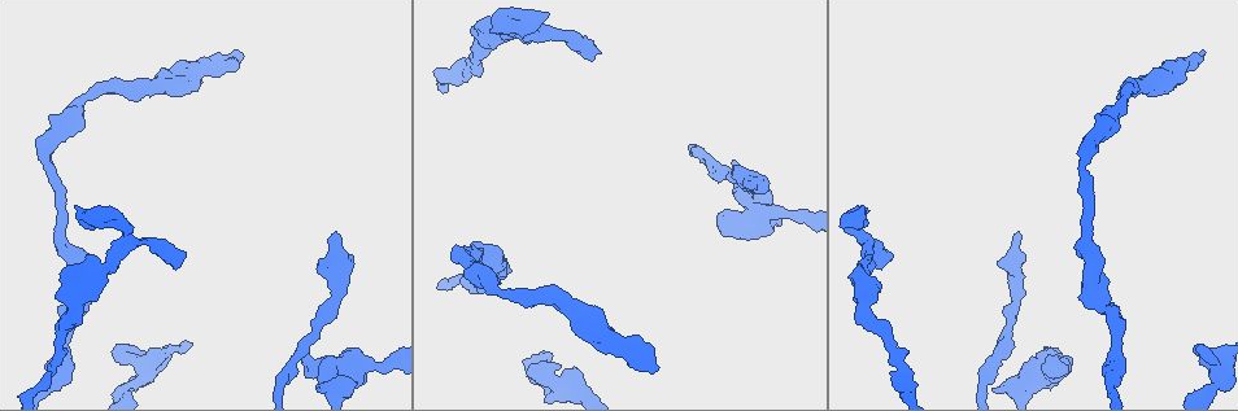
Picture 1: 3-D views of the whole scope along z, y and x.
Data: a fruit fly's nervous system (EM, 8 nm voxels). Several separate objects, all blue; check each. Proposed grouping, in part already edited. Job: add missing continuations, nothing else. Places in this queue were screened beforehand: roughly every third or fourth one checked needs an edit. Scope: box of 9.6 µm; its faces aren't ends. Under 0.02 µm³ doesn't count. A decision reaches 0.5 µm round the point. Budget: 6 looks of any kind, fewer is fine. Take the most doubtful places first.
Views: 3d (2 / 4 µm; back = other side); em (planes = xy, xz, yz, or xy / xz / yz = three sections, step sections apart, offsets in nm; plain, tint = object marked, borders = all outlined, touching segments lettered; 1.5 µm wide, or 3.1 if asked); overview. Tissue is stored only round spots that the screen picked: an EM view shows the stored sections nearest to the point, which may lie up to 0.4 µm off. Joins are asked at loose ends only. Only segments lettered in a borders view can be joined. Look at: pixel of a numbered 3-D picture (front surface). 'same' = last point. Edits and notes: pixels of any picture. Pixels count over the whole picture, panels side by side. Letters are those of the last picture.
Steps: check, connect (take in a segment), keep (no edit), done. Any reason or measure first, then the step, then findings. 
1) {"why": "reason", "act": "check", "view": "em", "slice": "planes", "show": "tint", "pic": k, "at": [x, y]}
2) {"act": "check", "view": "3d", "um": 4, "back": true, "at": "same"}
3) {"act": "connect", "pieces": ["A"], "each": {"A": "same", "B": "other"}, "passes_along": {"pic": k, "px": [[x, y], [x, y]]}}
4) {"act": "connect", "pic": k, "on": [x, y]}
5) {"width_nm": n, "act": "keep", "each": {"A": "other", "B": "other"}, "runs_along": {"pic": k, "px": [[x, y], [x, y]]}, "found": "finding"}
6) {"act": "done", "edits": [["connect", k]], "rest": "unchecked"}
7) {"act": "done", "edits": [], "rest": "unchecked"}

{"why": "branch stops here", "act": "check", "view": "em", "slice": "xy", "step": 4, "show": "borders", "pic": 1, "at": [747, 186]}

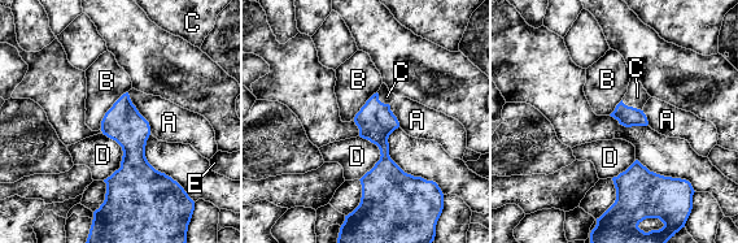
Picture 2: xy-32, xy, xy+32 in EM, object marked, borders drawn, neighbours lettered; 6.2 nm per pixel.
{"longest_contact_nm": ["D", 300], "act": "connect", "pieces": ["C"], "each": {"A": "other", "B": "other", "C": "same", "D": "other", "E": "other"}, "found": "the neuron continues"}

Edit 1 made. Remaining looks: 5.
{"act": "check", "view": "overview"}

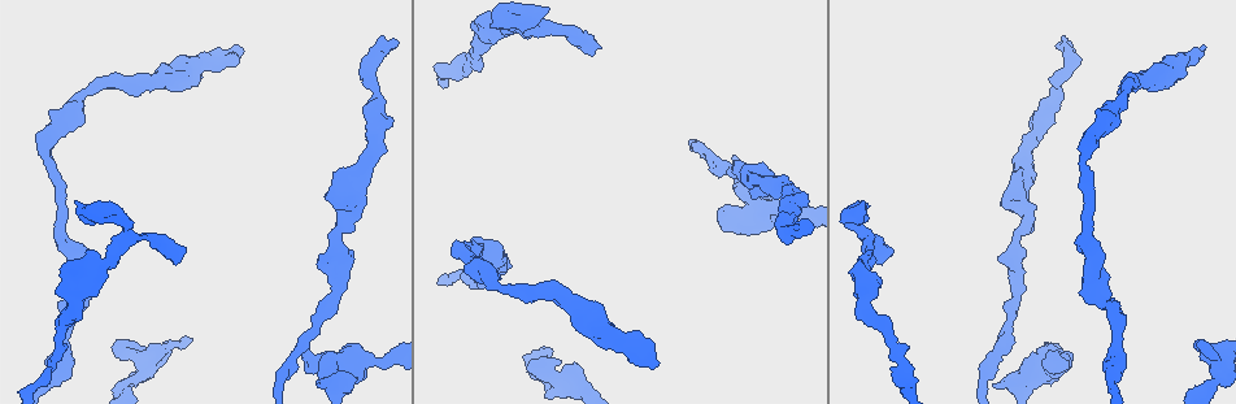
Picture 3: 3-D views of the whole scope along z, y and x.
{"why": "stops while still wide", "act": "check", "view": "em", "slice": "xz", "step": 4, "show": "borders", "pic": 3, "at": [318, 384]}

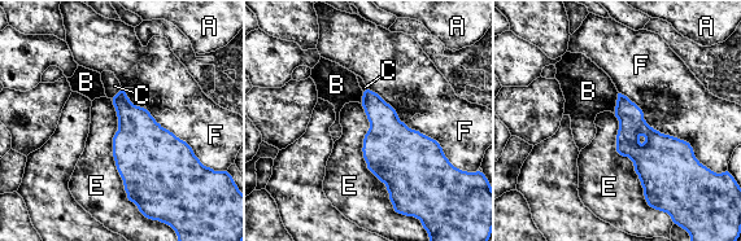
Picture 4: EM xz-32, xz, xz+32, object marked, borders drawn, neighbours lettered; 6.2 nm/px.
{"why": "cut it another way", "act": "check", "view": "em", "slice": "planes", "show": "borders", "at": "same"}

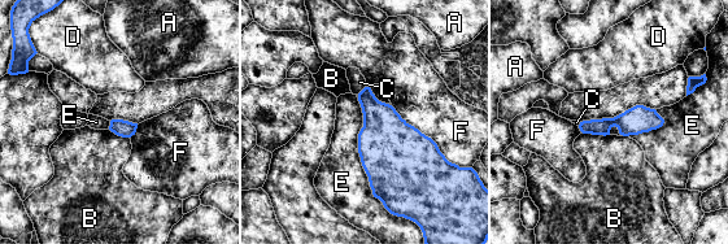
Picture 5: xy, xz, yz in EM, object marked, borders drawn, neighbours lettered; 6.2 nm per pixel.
{"act": "keep", "each": {"A": "other", "B": "other", "C": "other", "D": "other", "E": "other", "F": "other"}, "found": "none of them fits"}

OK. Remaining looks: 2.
{"act": "done", "edits": [["connect", 2]], "rest": "unchecked"}

